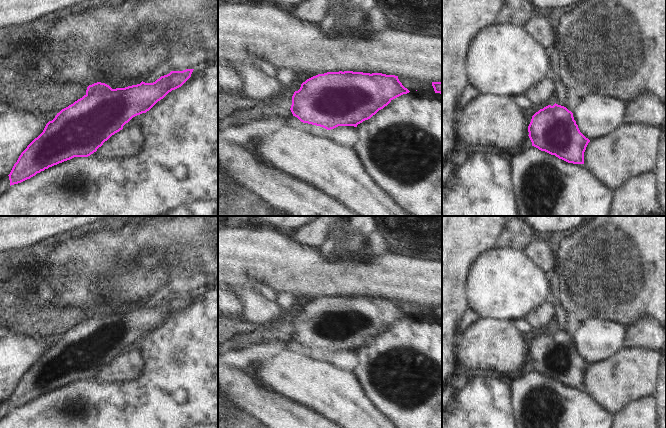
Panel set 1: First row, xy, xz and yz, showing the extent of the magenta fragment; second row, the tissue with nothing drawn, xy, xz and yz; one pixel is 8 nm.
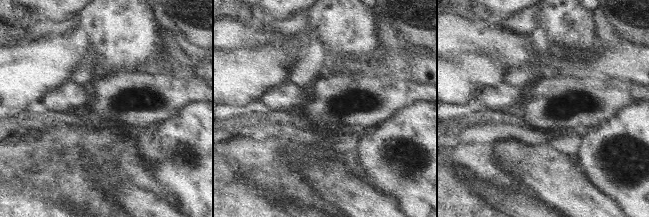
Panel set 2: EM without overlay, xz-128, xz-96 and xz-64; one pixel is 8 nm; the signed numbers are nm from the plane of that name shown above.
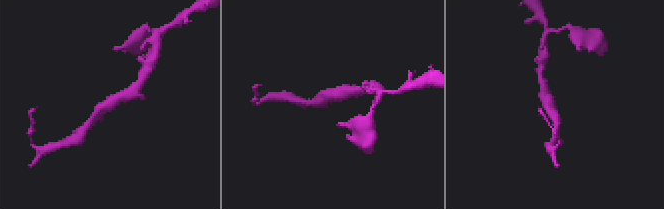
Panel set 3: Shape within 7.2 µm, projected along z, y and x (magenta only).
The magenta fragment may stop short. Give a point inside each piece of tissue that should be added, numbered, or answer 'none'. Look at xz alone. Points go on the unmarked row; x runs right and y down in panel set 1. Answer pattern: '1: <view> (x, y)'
none

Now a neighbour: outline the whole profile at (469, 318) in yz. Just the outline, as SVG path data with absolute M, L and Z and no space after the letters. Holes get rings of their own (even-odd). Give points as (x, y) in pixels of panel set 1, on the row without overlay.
M468 309L466 313L463 315L460 323L458 324L458 332L464 333L470 326L472 326L479 317L475 312Z

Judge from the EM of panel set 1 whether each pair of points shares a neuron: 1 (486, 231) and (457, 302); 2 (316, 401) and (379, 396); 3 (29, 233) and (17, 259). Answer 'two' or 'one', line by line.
1: one
2: two
3: two

